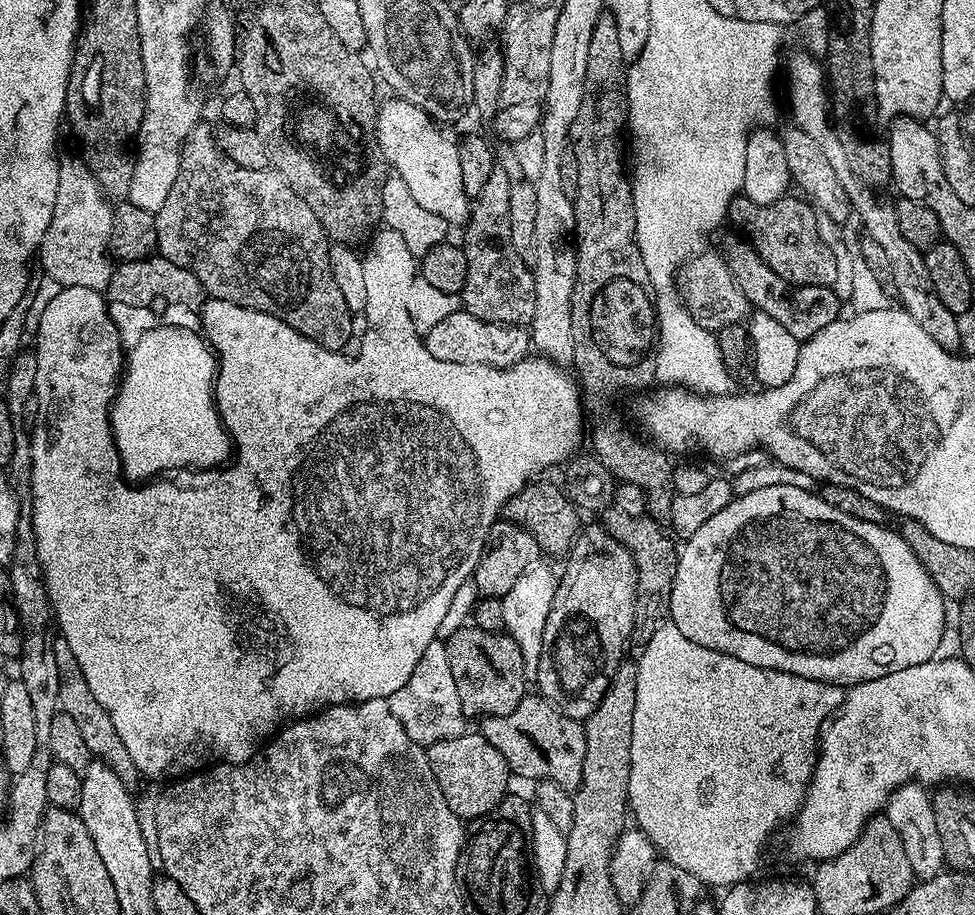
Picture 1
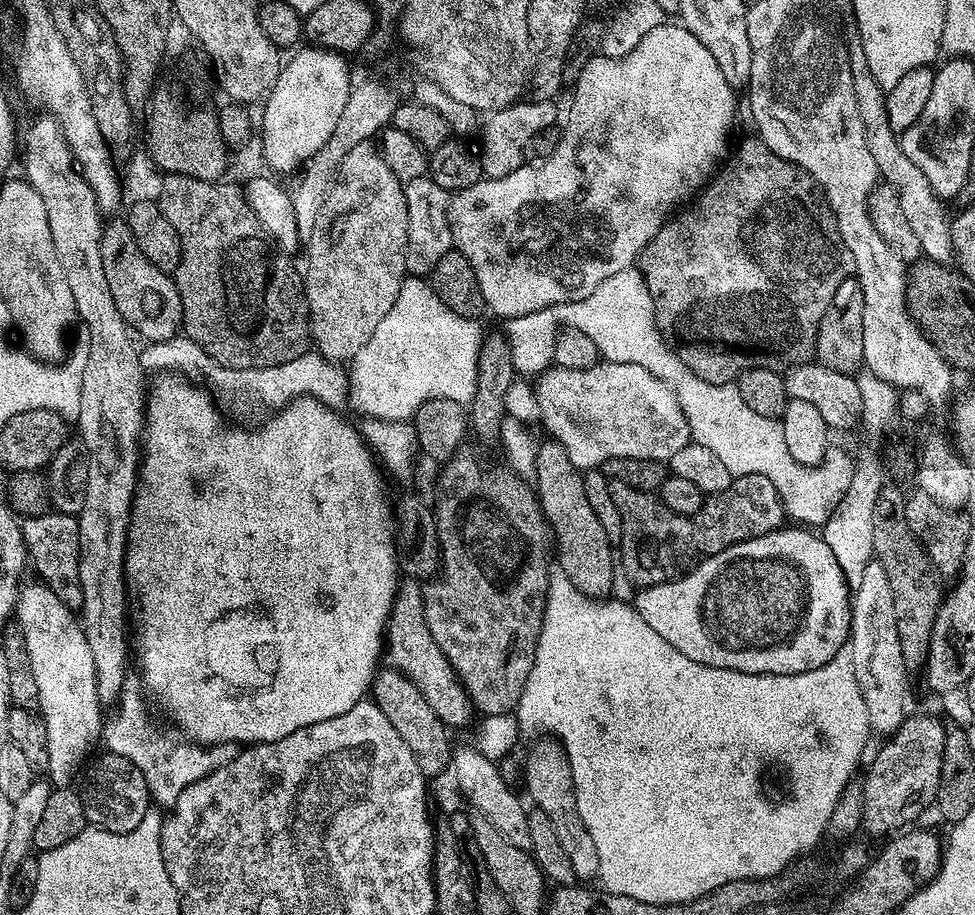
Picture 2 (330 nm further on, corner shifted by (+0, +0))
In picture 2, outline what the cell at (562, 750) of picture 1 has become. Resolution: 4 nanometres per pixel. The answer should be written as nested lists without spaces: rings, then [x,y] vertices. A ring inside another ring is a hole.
[[[401,579],[397,587],[396,597],[388,615],[386,660],[397,672],[410,678],[414,686],[418,686],[422,698],[430,702],[434,714],[438,714],[438,718],[445,726],[451,729],[460,728],[471,716],[474,716],[472,701],[469,700],[466,690],[460,684],[456,671],[442,654],[442,650],[438,650],[438,644],[434,642],[430,634],[430,626],[426,626],[424,593],[415,579]]]

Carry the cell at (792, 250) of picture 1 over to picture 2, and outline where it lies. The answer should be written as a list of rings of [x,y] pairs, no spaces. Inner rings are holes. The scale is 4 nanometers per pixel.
[[[759,138],[742,141],[737,146],[736,153],[734,152],[735,148],[723,167],[715,173],[711,183],[687,207],[664,221],[658,234],[654,234],[652,241],[640,252],[638,261],[638,267],[646,282],[646,290],[650,290],[660,337],[694,375],[710,384],[732,384],[746,370],[755,368],[765,368],[783,374],[794,366],[813,363],[822,318],[826,310],[833,307],[838,286],[842,286],[842,282],[850,279],[854,272],[852,255],[838,230],[836,216],[812,176],[786,158],[778,158],[778,154],[774,154],[774,150],[766,147],[764,141]]]

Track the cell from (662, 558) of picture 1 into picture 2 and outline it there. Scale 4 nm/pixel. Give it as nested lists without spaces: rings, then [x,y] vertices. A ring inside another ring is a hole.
[[[609,480],[610,486],[610,498],[614,498],[614,506],[618,506],[618,514],[622,514],[622,534],[618,541],[618,564],[624,572],[633,580],[637,585],[637,589],[643,590],[646,588],[653,588],[659,584],[669,584],[672,580],[679,580],[681,576],[685,576],[688,572],[691,572],[698,563],[698,541],[696,537],[696,530],[693,521],[689,517],[682,514],[674,514],[674,510],[670,510],[670,506],[666,506],[660,501],[659,495],[643,492],[642,490],[634,490],[634,486],[626,486],[626,482],[618,482],[617,480]]]

